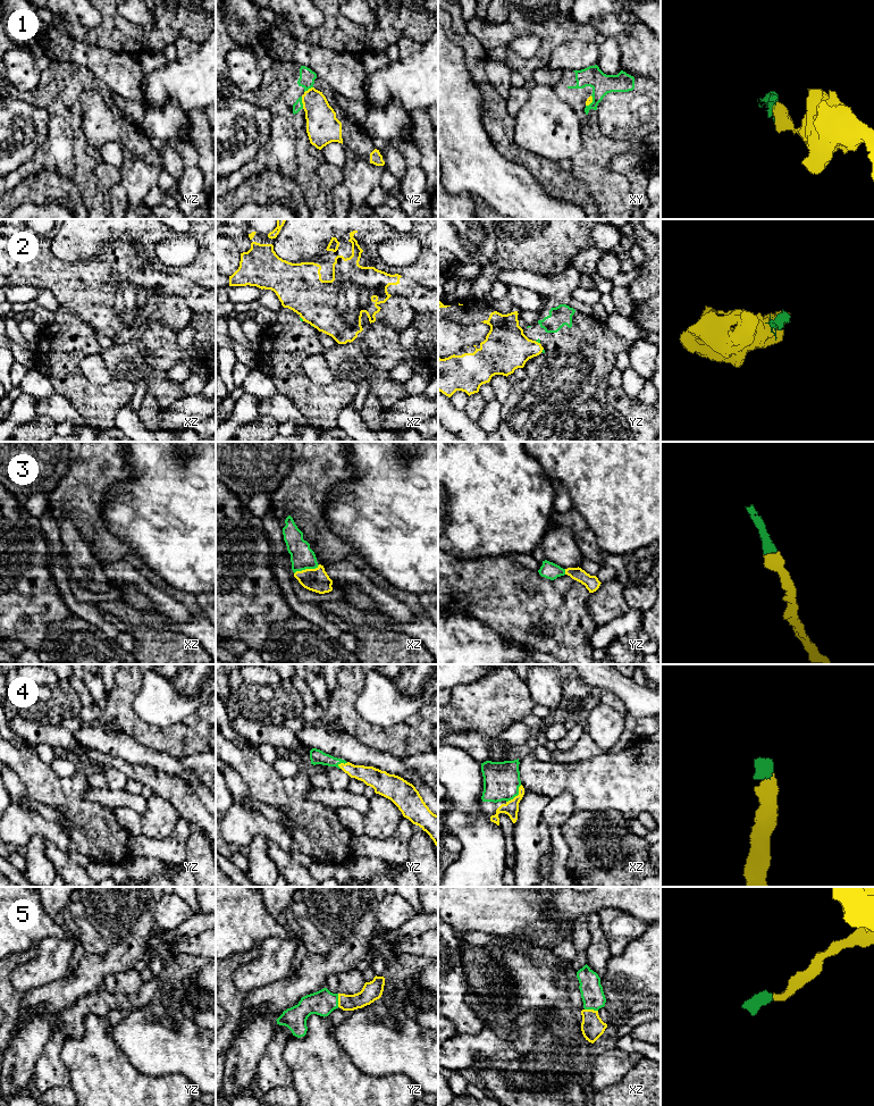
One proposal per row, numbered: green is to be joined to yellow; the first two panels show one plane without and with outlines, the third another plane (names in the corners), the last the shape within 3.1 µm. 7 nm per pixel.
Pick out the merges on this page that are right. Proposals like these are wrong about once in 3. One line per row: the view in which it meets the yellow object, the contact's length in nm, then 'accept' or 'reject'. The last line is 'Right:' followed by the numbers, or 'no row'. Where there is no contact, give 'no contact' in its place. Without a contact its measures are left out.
1: yz | 90 nm | reject
2: yz | 40 nm | reject
3: xz | 200 nm | accept
4: xz | 170 nm | accept
5: yz | 100 nm | accept
Right: 3, 4, 5

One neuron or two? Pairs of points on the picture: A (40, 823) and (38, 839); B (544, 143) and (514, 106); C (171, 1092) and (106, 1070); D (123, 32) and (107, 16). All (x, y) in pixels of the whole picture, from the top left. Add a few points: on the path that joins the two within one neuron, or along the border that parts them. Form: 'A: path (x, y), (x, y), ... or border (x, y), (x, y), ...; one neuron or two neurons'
A: border (42, 834), (34, 834), (25, 845); two neurons
B: border (529, 91), (529, 98), (513, 118); two neurons
C: path (156, 1092), (128, 1092), (122, 1086); one neuron
D: path (118, 27), (111, 21); one neuron

